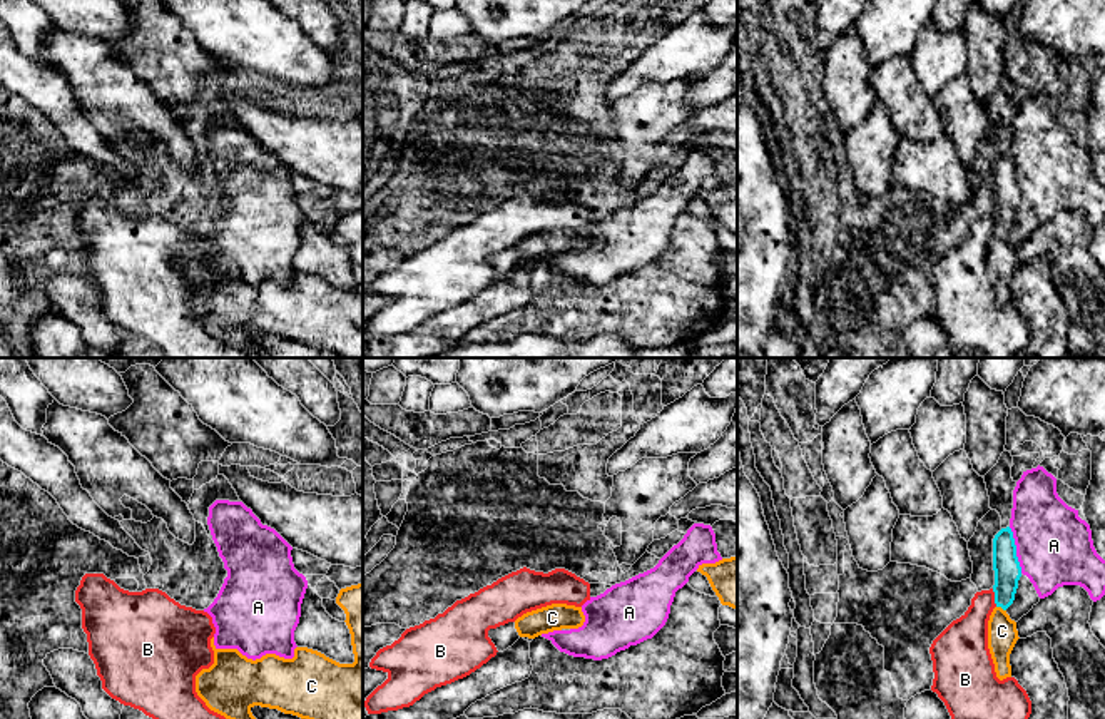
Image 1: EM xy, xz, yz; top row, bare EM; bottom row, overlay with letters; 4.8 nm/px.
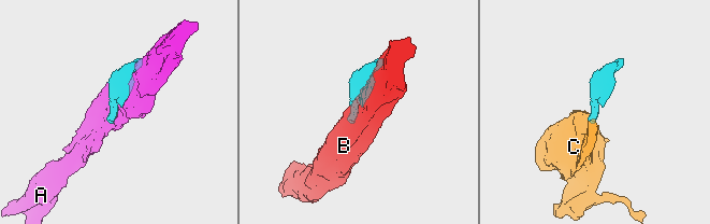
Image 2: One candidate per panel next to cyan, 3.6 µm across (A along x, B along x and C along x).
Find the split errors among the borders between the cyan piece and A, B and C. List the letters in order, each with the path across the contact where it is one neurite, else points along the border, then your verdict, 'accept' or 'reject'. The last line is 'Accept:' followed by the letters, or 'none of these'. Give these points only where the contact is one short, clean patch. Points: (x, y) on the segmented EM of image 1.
A: reject
B: reject
C: way yz (1007, 567), (1002, 607), (1002, 631); accept
Accept: C

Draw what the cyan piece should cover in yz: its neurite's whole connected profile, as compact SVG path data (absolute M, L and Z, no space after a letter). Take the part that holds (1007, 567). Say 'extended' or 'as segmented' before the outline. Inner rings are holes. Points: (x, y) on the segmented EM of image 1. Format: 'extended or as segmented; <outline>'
extended; M1010 527L1001 528L993 538L995 604L988 620L988 649L1000 681L1011 677L1010 654L1016 644L1016 622L1006 609L1013 604L1021 577L1016 545Z

